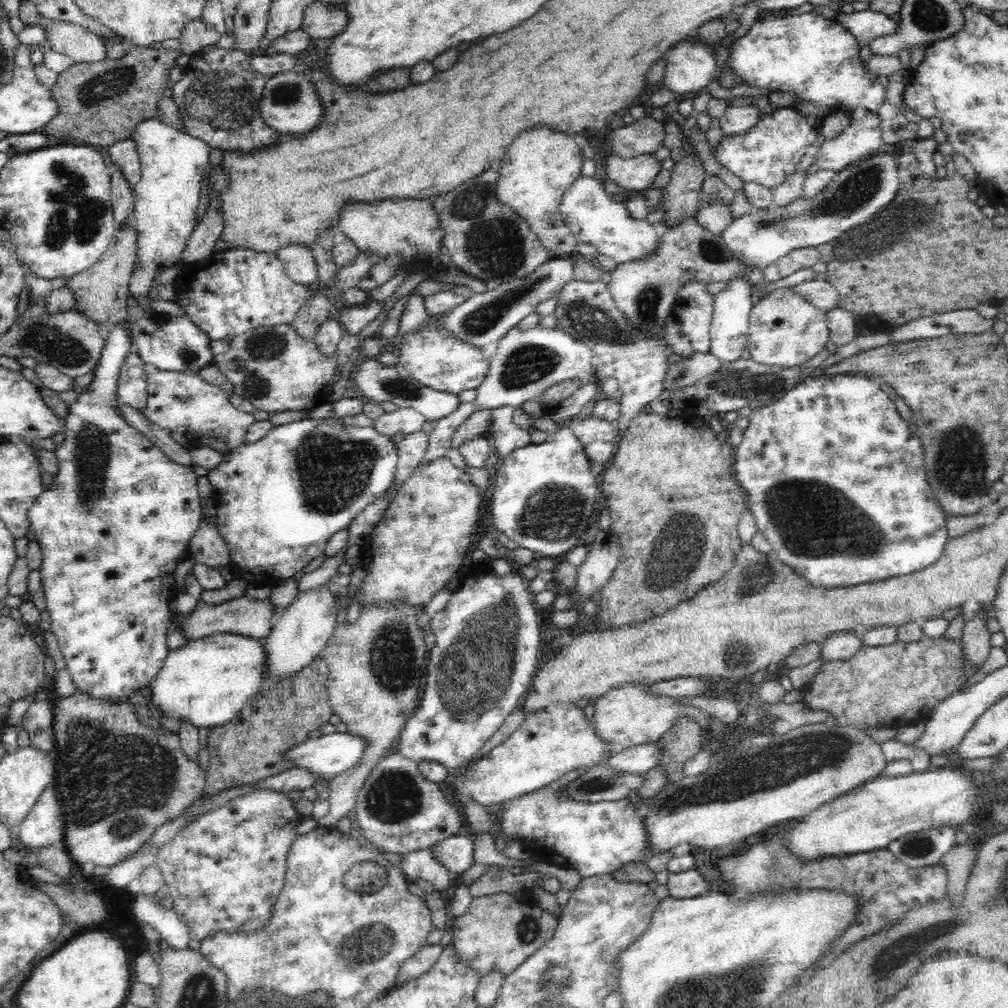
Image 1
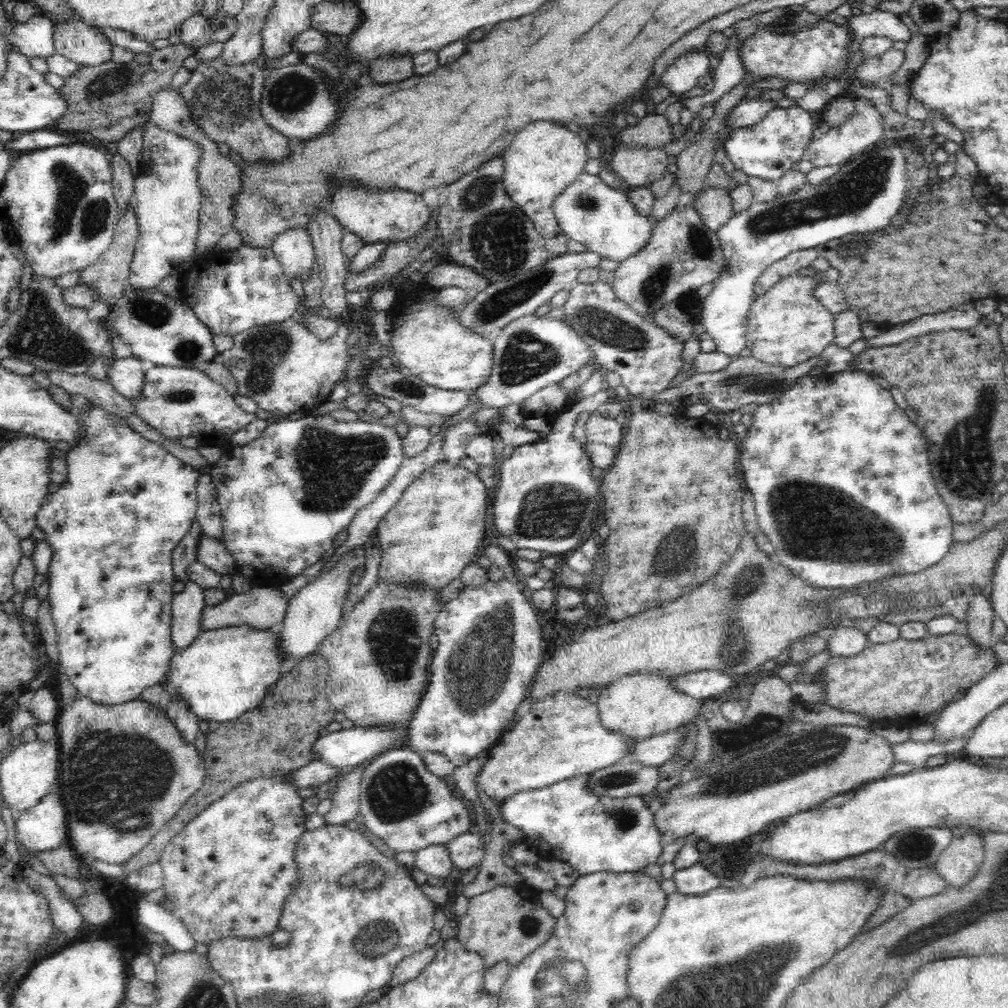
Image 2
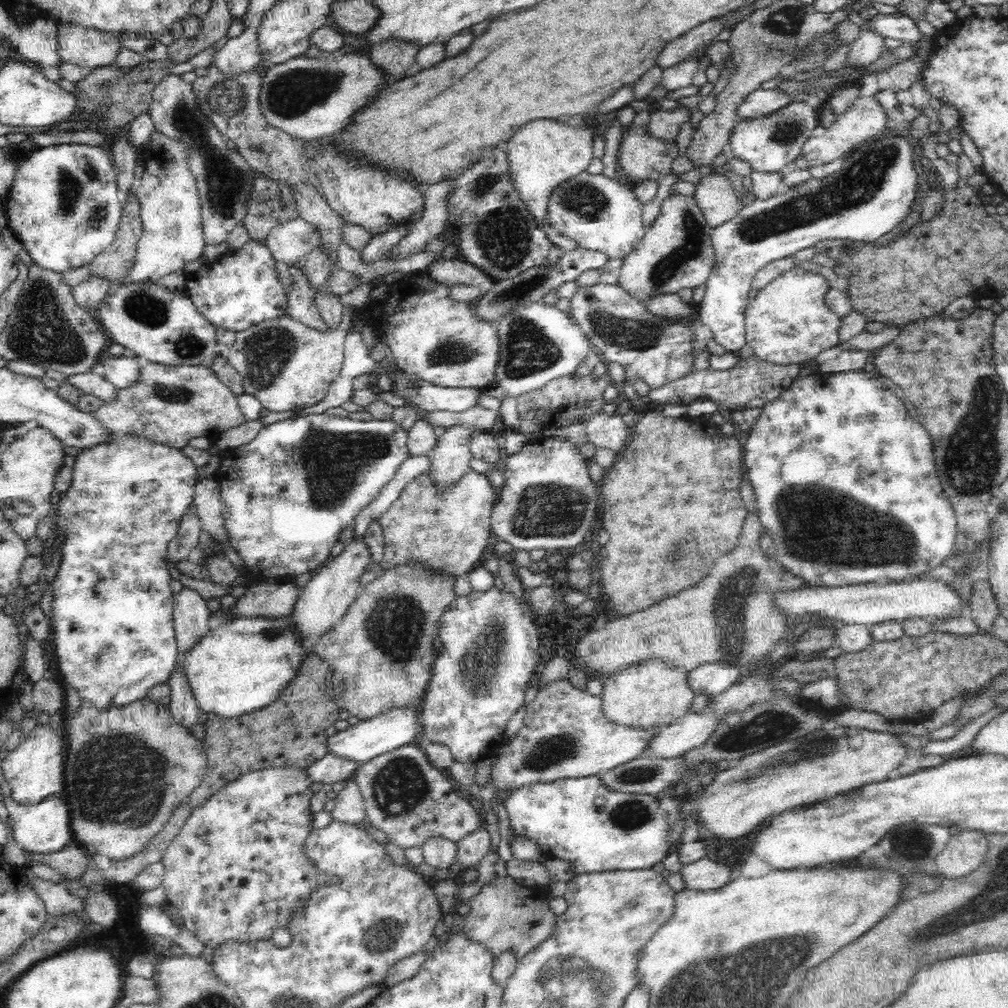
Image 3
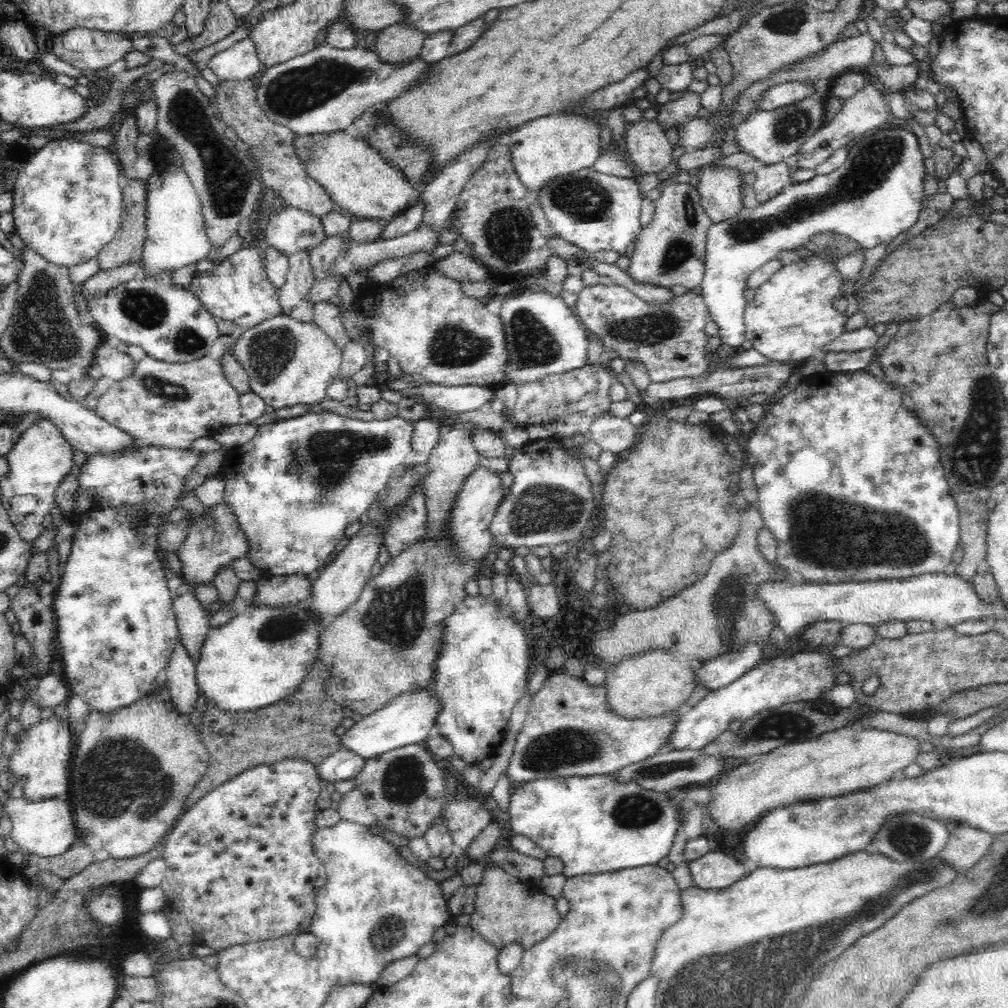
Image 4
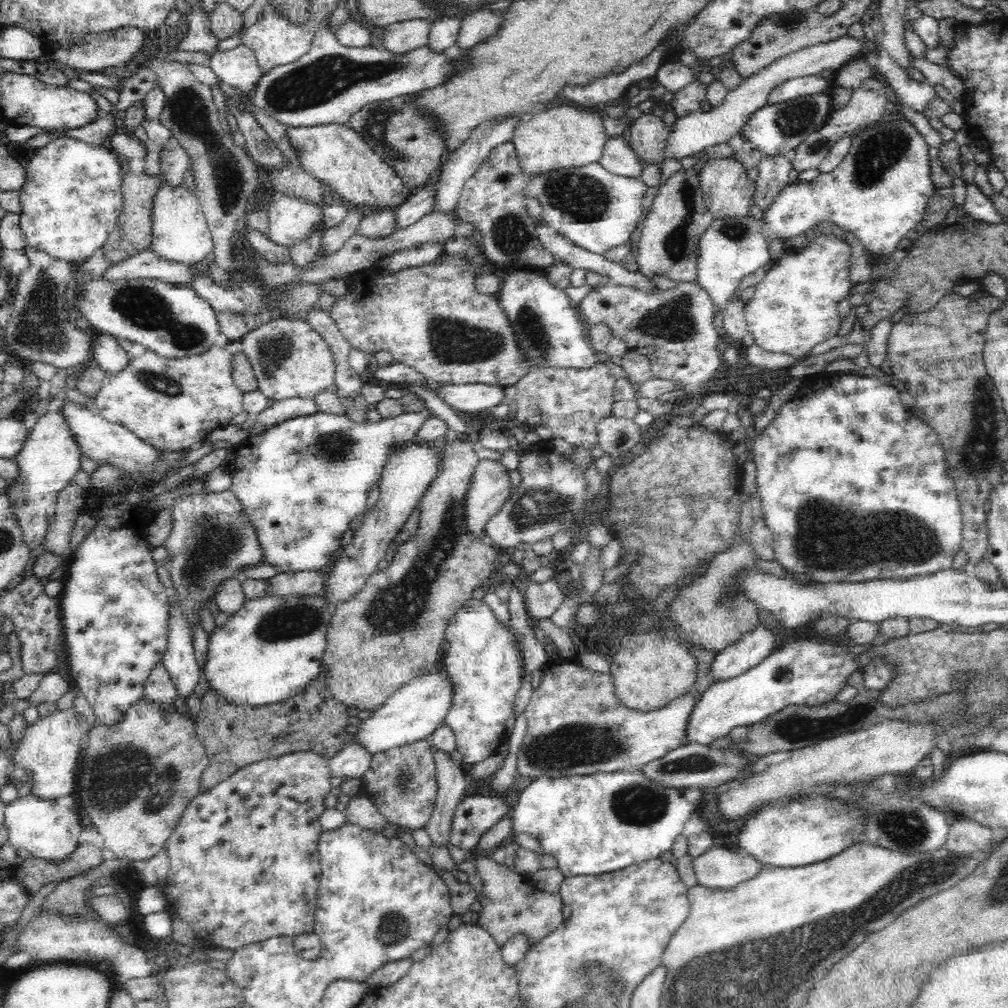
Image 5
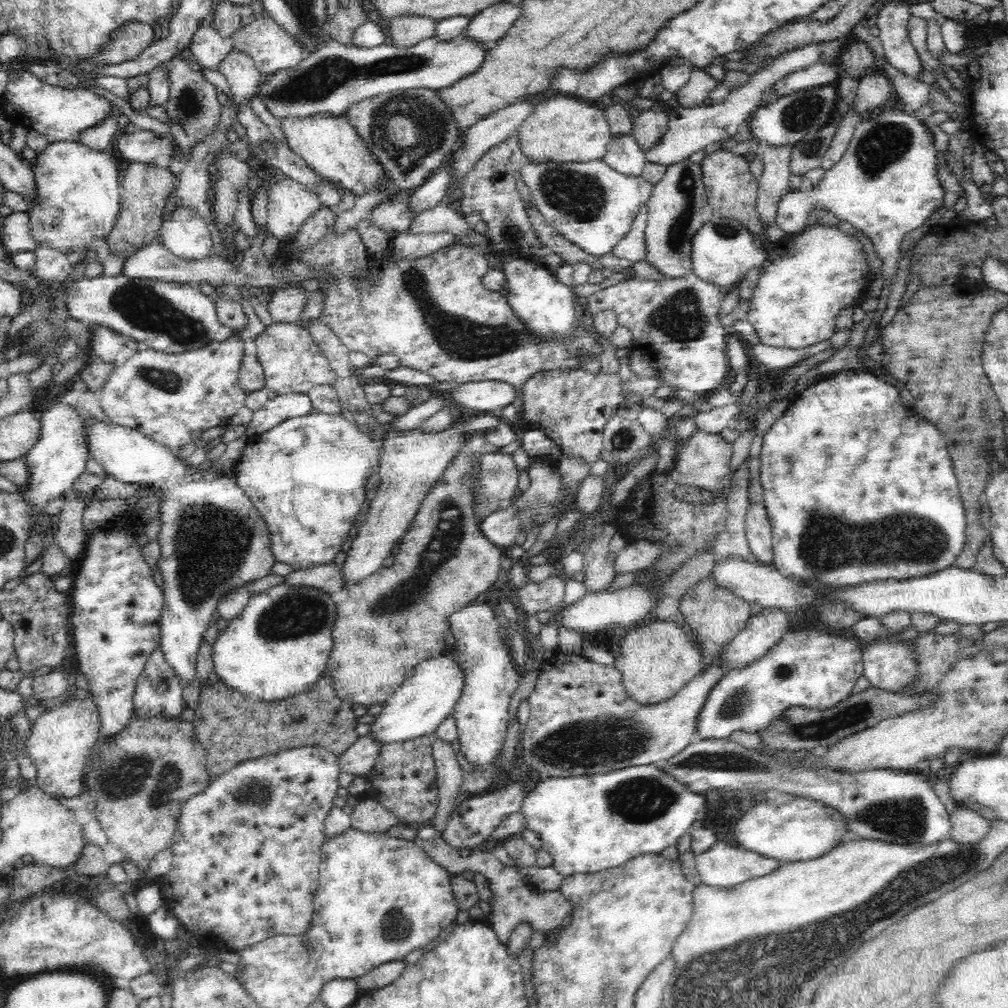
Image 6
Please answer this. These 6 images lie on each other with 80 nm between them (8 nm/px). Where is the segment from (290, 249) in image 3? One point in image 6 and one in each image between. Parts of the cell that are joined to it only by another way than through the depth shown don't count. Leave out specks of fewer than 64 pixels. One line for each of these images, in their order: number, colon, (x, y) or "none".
4: (290, 229)
5: (292, 218)
6: (290, 204)

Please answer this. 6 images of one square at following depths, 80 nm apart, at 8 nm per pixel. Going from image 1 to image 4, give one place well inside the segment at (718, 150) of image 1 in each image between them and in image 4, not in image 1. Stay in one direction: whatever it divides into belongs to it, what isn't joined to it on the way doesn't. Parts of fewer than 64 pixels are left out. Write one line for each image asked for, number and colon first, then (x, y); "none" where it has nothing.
2: (767, 150)
3: (768, 143)
4: (771, 136)

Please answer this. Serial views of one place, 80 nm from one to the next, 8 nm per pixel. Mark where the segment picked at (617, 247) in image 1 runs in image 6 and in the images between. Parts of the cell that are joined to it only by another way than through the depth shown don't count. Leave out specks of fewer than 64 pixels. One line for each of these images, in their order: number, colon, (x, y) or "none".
2: (604, 220)
3: (602, 215)
4: (595, 211)
5: (596, 210)
6: (591, 205)

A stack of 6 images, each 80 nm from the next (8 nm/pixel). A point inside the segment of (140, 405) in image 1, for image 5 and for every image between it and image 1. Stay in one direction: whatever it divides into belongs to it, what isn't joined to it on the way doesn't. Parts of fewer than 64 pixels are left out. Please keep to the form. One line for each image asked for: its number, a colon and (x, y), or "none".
2: (126, 375)
3: (121, 372)
4: (109, 362)
5: (107, 353)

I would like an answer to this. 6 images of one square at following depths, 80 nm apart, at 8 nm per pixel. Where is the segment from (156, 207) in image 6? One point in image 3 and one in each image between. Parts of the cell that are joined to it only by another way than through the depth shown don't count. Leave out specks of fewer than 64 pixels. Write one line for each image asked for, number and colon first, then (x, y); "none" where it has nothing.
3: (114, 263)
4: (126, 247)
5: (132, 234)

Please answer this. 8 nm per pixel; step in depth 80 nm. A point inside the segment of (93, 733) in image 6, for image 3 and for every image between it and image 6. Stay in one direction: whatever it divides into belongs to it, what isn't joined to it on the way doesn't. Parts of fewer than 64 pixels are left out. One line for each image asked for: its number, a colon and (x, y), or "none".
3: (35, 768)
4: (41, 761)
5: (50, 747)

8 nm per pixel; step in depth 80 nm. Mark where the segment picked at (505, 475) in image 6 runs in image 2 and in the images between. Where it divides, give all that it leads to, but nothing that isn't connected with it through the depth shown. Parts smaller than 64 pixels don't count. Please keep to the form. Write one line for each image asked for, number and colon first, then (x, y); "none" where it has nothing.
2: (432, 533)
3: (448, 532)
4: (477, 503)
5: (489, 489)

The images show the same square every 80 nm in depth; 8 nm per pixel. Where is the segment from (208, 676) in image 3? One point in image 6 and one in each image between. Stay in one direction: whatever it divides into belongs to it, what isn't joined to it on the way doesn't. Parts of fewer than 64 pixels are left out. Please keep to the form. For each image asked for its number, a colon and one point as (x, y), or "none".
4: (261, 656)
5: (272, 648)
6: (280, 644)

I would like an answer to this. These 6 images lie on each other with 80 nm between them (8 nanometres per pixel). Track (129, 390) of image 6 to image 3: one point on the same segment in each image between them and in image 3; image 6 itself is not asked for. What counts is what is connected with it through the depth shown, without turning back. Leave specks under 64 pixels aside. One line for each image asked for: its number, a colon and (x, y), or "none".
3: (170, 405)
4: (169, 405)
5: (171, 403)

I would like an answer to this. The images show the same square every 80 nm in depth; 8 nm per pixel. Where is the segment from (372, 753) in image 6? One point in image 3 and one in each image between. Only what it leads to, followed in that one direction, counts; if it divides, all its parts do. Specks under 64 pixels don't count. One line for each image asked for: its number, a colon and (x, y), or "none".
3: (329, 769)
4: (344, 764)
5: (353, 760)

